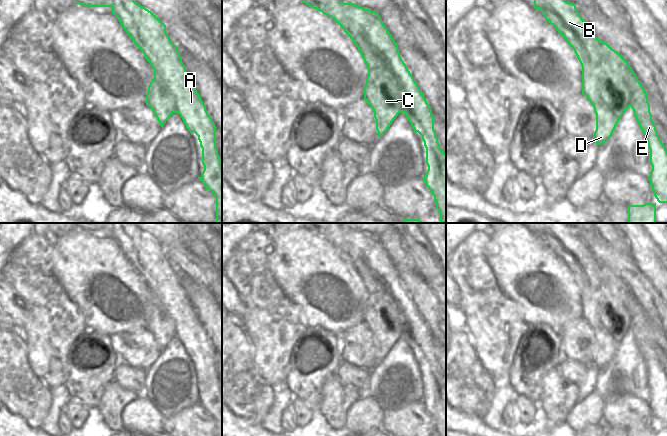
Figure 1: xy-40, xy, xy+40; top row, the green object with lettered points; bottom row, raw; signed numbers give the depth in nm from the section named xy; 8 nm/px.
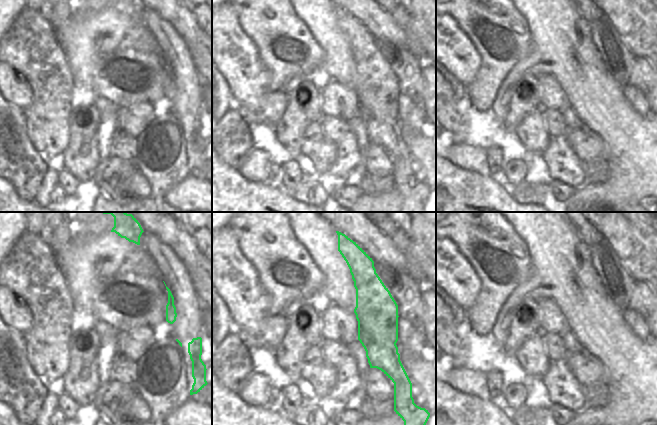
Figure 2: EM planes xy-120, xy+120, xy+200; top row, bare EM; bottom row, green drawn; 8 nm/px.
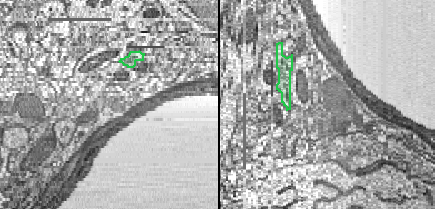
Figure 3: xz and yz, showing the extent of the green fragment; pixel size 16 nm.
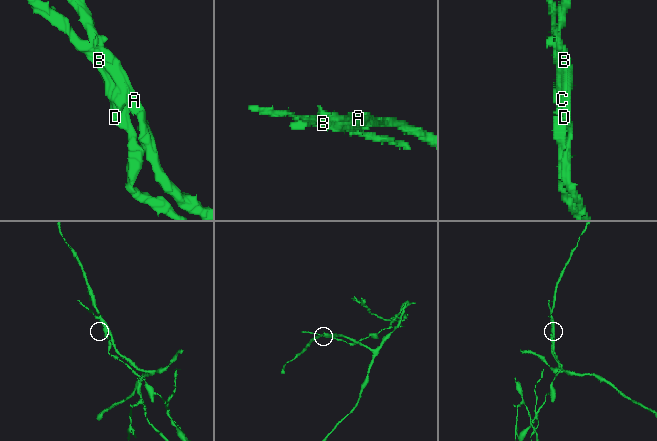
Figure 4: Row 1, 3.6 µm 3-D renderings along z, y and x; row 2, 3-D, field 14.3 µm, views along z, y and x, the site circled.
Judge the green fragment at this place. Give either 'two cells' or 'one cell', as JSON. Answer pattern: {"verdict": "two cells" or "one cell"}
{"verdict": "two cells"}

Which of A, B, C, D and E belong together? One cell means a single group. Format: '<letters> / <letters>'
A E / B C D

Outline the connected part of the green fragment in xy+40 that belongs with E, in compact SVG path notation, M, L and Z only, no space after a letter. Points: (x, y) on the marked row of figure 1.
M597 37L596 40L612 69L626 82L630 90L630 107L650 149L652 170L648 180L658 202L667 203L667 150L652 120L648 95L626 59L607 43Z

